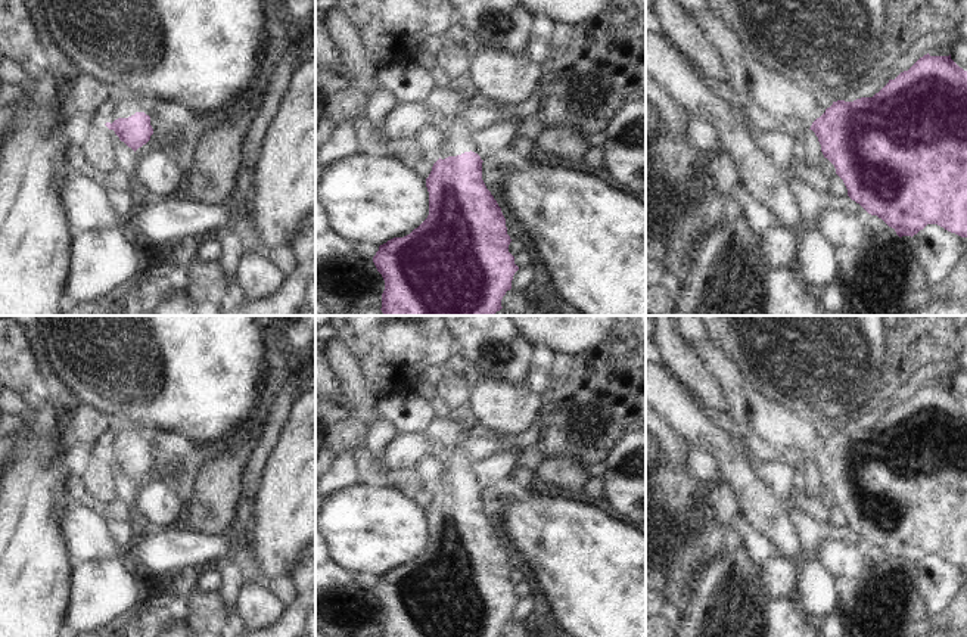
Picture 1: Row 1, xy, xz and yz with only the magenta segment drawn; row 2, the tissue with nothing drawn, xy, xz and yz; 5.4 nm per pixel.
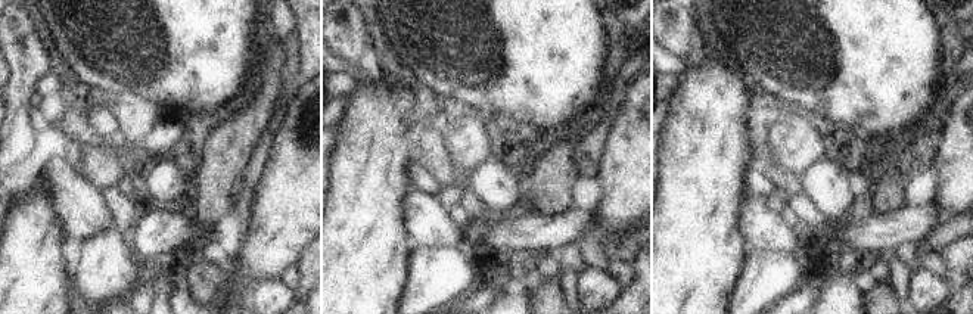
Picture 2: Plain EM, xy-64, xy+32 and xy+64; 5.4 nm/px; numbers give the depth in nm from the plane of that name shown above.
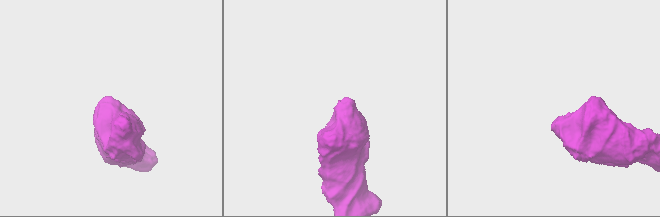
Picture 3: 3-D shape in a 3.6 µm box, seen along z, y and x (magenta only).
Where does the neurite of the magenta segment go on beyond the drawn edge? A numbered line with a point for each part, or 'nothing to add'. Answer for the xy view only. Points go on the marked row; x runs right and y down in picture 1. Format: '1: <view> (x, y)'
1: xy (134, 102)

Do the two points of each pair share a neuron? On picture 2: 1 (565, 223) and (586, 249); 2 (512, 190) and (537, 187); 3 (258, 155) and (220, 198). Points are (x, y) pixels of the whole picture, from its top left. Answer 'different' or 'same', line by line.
1: different
2: different
3: different

